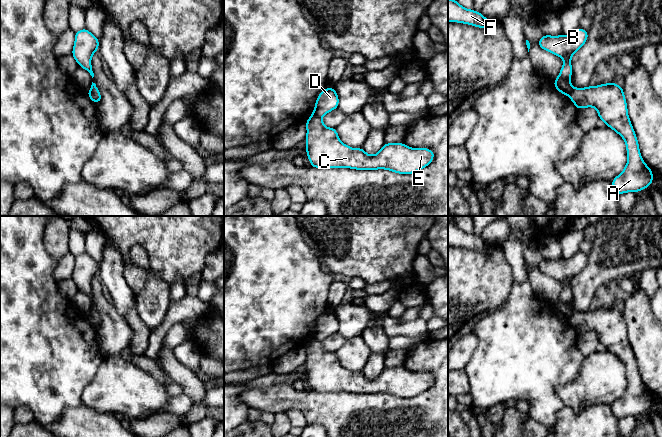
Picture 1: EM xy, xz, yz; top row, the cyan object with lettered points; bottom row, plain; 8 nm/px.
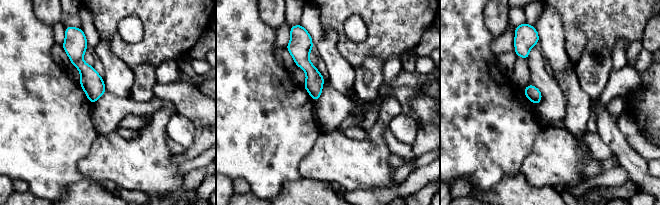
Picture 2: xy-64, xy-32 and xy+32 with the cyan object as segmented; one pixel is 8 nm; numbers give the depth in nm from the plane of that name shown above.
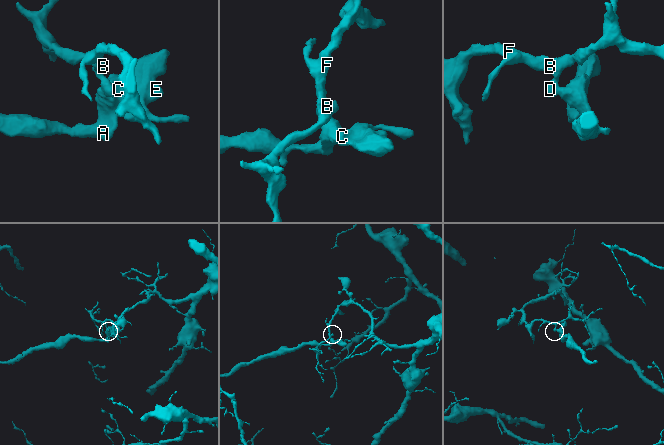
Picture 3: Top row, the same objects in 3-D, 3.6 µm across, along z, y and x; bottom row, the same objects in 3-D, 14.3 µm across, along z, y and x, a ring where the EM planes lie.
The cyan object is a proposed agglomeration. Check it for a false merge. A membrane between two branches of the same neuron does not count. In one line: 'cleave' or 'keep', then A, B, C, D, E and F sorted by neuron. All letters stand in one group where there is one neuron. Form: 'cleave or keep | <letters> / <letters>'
cleave | A C E / B D F

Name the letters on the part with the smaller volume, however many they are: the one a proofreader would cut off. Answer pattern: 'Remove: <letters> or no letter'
Remove: A, C, E

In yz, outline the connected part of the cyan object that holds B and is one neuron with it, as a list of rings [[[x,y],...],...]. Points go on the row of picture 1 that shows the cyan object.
[[[578,27],[574,32],[566,36],[543,35],[538,40],[541,49],[564,60],[559,76],[553,81],[556,90],[564,95],[569,96],[573,90],[573,86],[570,83],[572,76],[571,57],[586,43],[588,32]]]

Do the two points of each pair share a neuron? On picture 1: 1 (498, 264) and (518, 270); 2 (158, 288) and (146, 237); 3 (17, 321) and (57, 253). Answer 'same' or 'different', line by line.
1: different
2: different
3: different

